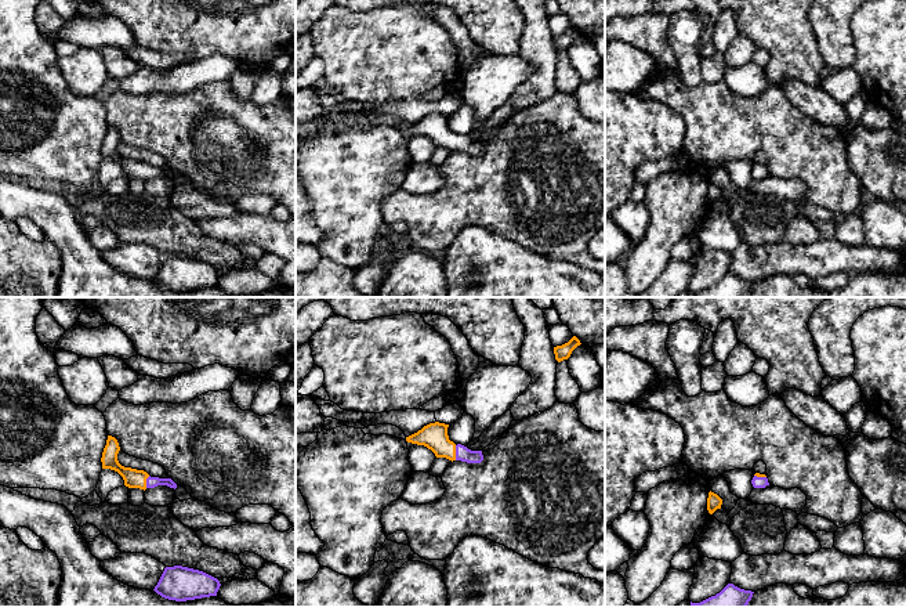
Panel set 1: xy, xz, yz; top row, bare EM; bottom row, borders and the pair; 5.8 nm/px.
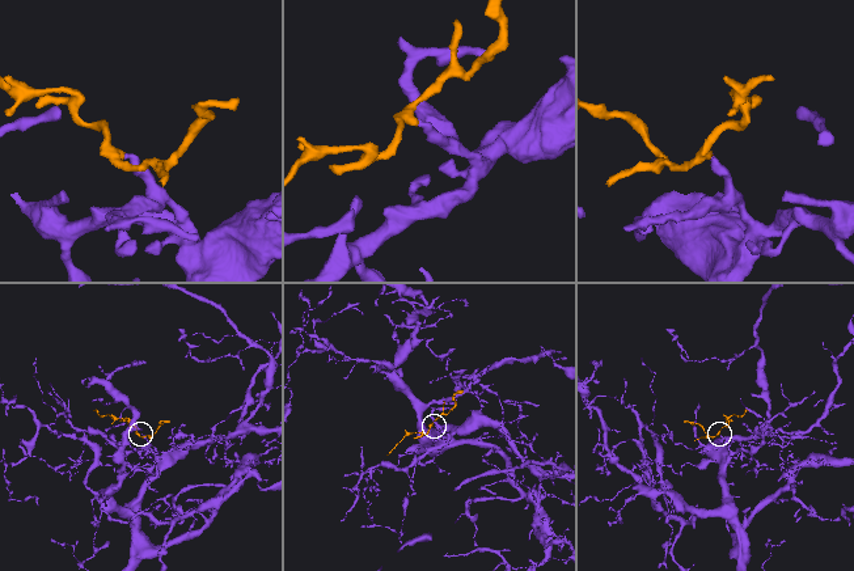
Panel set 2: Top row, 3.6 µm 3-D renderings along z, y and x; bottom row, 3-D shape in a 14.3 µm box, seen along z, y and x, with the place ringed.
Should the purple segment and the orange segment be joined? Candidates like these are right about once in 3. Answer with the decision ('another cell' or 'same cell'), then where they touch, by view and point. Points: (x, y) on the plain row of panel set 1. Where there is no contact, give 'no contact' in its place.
same cell; contact xz (456, 143)

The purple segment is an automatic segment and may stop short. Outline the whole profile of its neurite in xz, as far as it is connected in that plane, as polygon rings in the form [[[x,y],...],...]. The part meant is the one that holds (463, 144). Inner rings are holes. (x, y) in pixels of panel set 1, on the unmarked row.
[[[430,113],[417,123],[406,127],[407,133],[424,136],[431,140],[436,148],[449,151],[461,151],[467,153],[481,153],[483,151],[482,141],[471,141],[461,134],[454,134],[447,126],[449,115]]]

